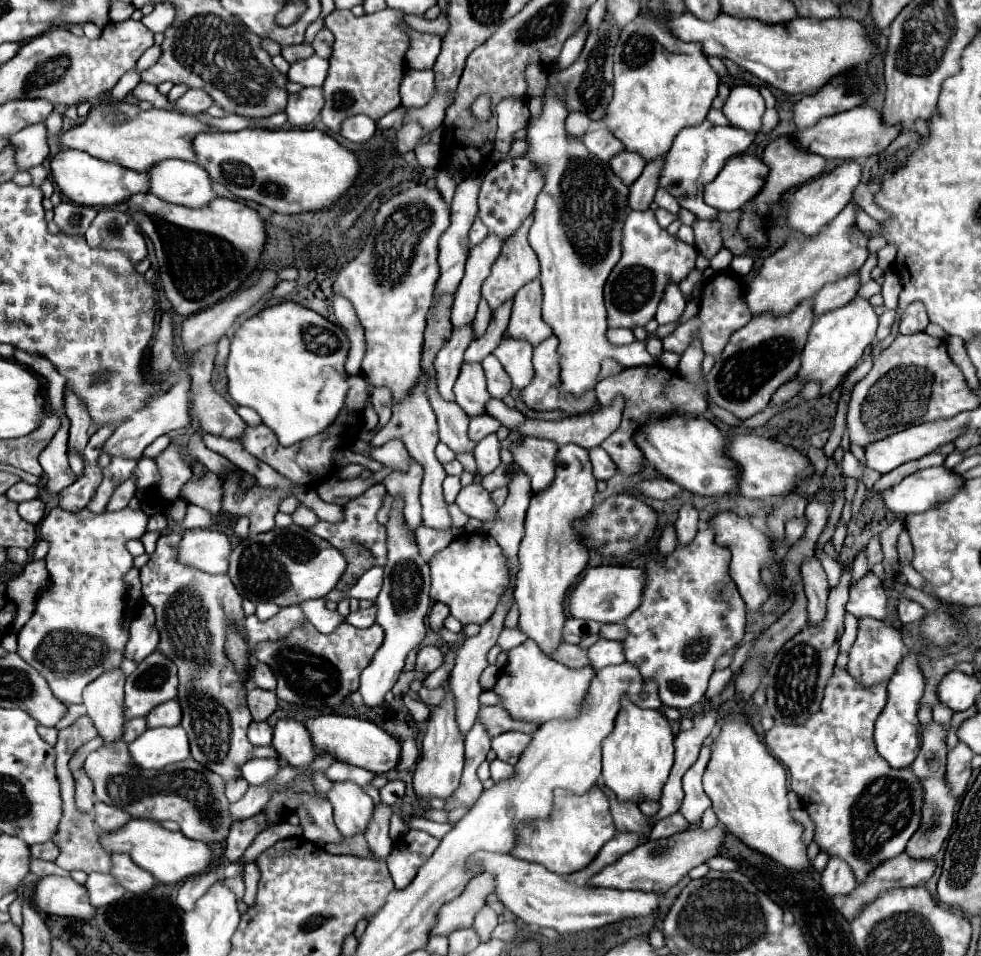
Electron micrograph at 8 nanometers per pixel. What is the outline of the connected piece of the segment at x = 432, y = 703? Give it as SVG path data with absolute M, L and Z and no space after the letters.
M438 687L438 689L420 689L420 699L428 705L428 707L438 707L444 703L446 699L446 689L444 687Z

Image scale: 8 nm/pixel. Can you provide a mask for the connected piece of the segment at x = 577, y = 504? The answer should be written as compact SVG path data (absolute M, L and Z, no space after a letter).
M562 445L556 459L556 479L550 489L532 495L526 511L526 535L520 543L520 569L516 575L514 599L520 611L518 629L534 639L542 653L552 659L556 649L564 643L564 601L568 591L576 585L578 575L588 563L588 549L580 543L572 521L588 515L594 505L596 479L592 475L588 451L578 445Z

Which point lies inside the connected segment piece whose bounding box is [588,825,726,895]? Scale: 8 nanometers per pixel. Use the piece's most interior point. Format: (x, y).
(657, 866)

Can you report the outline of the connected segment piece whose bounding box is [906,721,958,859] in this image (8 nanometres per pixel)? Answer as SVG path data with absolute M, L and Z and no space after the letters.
M930 723L928 727L922 729L922 743L920 743L920 753L912 763L912 769L916 773L916 777L920 777L922 785L924 785L924 807L922 807L922 825L920 829L910 837L908 845L906 845L906 853L910 857L916 859L924 859L924 857L934 857L946 837L950 835L952 823L954 823L954 807L956 807L956 797L950 795L946 781L944 781L944 771L946 771L946 731L938 725L938 723Z

